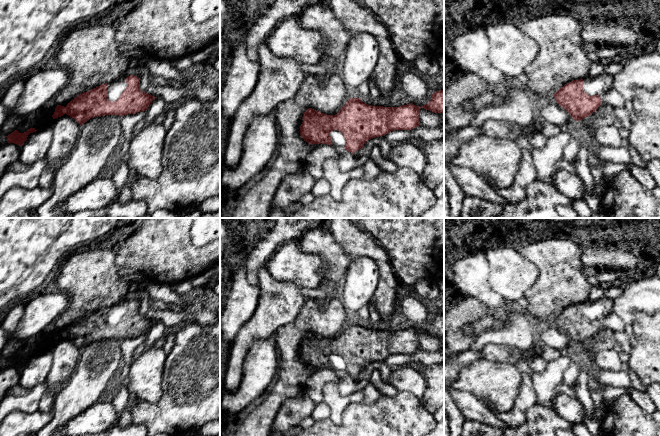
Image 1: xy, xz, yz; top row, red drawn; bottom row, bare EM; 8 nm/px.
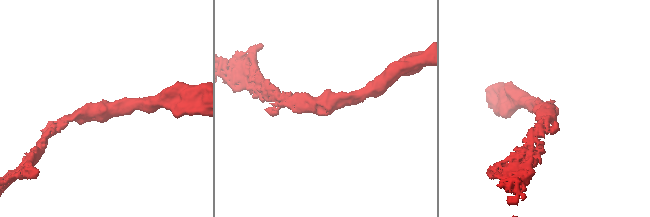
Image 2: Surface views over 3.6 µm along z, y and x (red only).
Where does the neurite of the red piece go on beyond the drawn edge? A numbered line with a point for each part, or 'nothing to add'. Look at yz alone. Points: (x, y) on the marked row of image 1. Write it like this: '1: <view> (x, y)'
1: yz (598, 85)

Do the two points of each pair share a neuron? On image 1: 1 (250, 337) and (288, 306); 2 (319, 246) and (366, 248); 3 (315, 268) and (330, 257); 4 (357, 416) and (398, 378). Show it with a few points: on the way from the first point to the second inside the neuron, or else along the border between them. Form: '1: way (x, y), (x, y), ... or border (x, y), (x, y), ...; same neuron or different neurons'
1: way (259, 328), (279, 308); same neuron
2: border (326, 228), (341, 245), (350, 261); different neurons
3: border (303, 251), (326, 264), (320, 285); different neurons
4: border (398, 391), (410, 391), (419, 399); different neurons

